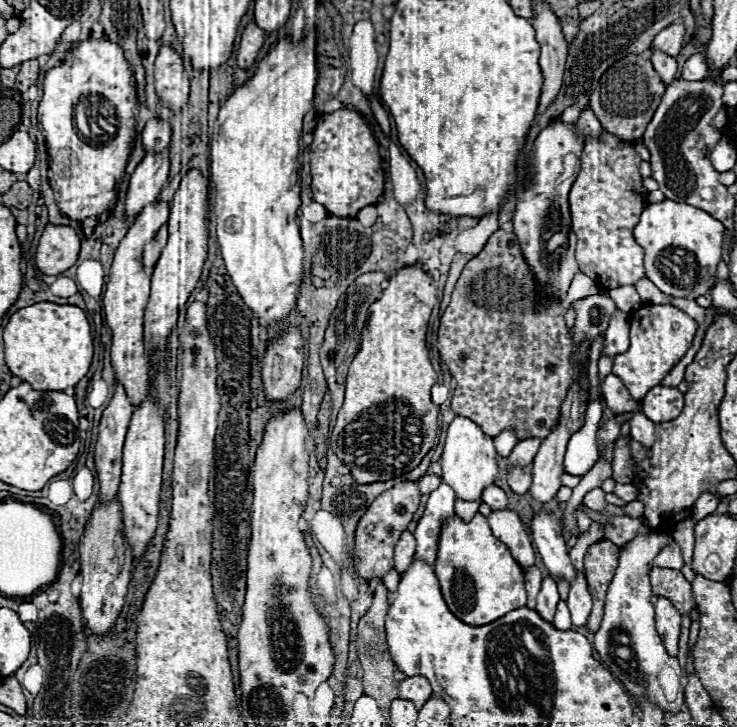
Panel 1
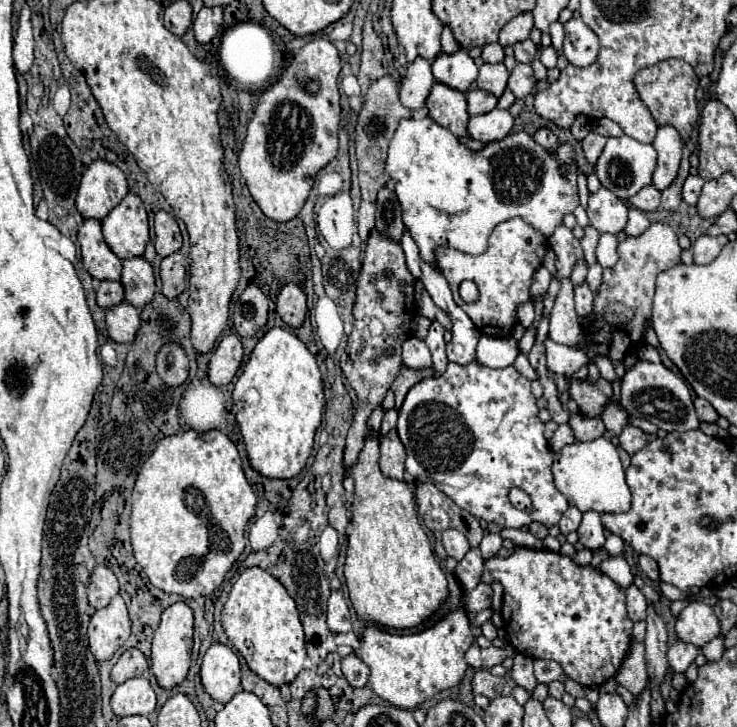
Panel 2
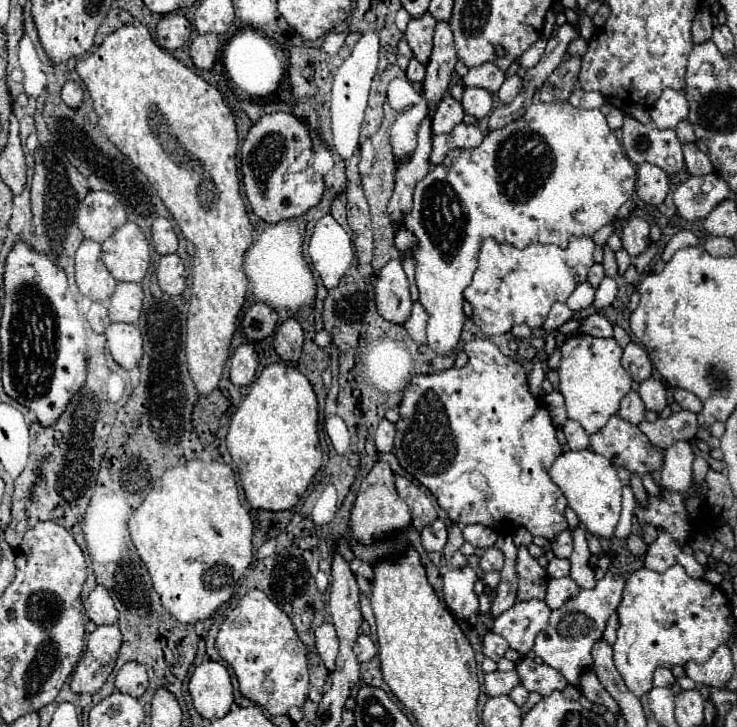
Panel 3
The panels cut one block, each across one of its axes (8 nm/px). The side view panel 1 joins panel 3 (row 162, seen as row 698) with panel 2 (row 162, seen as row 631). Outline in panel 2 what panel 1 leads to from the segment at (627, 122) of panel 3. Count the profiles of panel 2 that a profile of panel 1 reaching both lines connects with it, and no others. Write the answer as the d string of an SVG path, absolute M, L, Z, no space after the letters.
M626 134L620 136L620 138L608 138L608 144L604 146L604 152L602 152L602 156L598 158L598 164L596 164L596 174L602 182L602 186L612 190L622 200L634 196L640 188L652 184L654 170L656 170L654 146L652 144L640 144Z

